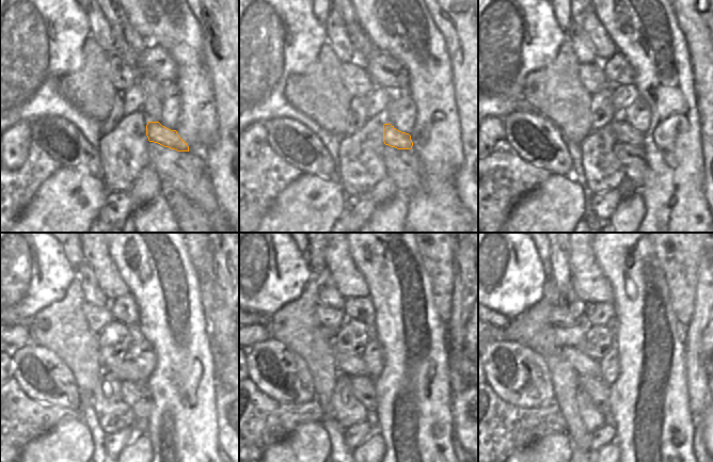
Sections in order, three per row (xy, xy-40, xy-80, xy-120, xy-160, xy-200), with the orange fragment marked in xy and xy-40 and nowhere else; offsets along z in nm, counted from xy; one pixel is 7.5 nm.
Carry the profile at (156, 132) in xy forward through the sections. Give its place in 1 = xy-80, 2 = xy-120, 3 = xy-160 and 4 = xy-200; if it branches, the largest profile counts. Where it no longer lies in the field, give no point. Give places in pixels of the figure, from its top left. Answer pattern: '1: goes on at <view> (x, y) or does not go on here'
1: goes on at xy-80 (624, 133)
2: goes on at xy-120 (127, 369)
3: goes on at xy-160 (351, 366)
4: goes on at xy-200 (583, 365)

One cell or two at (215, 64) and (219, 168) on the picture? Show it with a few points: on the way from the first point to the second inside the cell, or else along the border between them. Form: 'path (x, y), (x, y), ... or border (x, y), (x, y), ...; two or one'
path (227, 90), (227, 142); one

